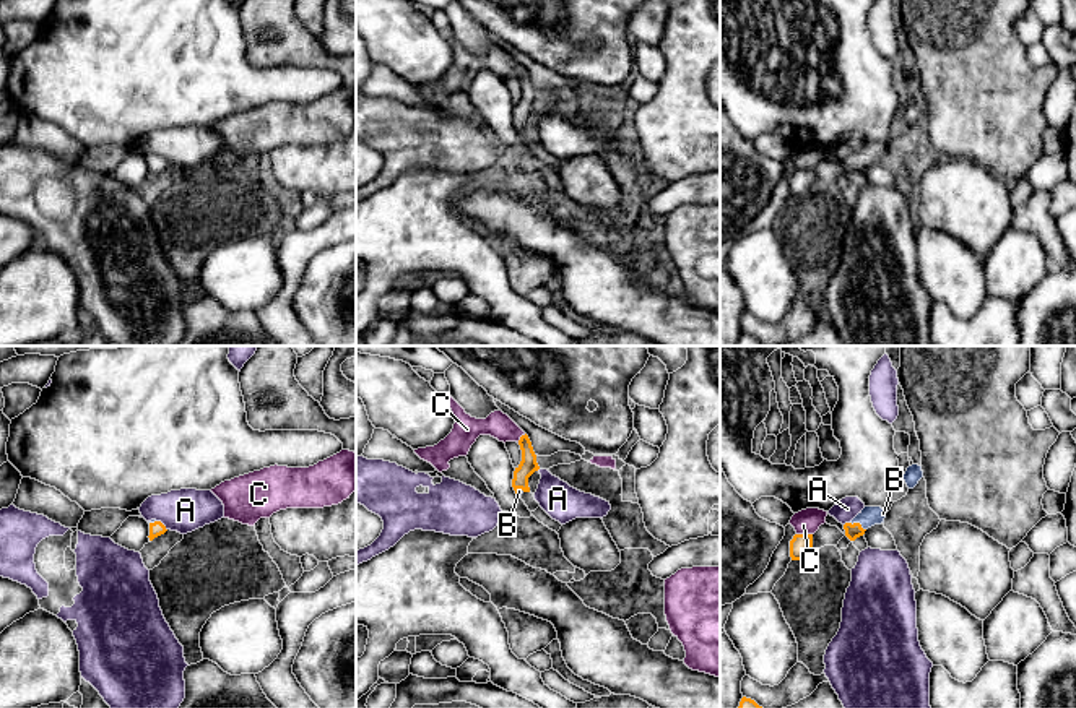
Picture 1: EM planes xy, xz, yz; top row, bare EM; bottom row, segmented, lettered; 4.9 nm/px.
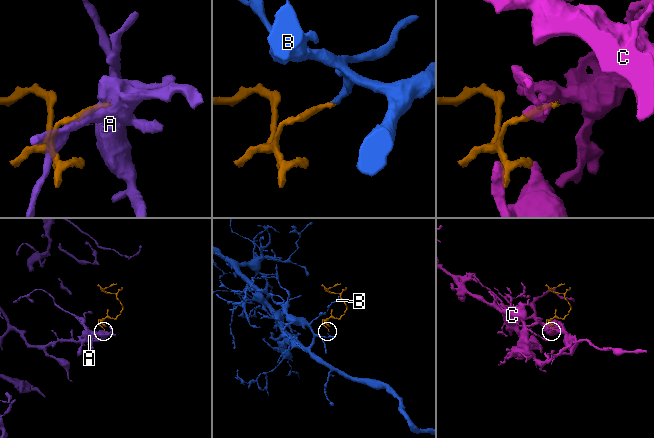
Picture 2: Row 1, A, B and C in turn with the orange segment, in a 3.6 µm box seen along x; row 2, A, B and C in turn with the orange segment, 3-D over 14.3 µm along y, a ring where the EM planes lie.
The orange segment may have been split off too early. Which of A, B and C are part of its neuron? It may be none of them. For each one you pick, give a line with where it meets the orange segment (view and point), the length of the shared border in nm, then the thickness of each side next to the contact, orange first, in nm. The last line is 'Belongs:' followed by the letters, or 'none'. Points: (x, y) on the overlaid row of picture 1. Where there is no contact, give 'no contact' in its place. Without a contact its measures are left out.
B: contact yz (859, 523); length 90 nm; calibres 80 and 100 nm
Belongs: B

